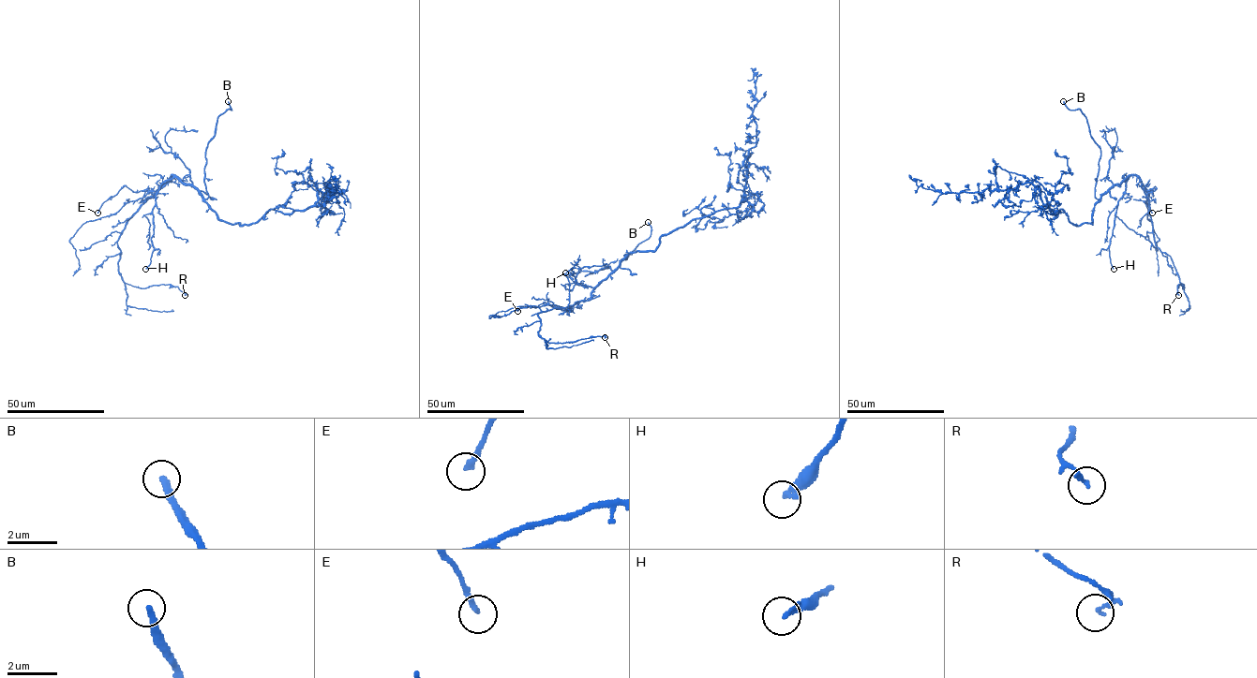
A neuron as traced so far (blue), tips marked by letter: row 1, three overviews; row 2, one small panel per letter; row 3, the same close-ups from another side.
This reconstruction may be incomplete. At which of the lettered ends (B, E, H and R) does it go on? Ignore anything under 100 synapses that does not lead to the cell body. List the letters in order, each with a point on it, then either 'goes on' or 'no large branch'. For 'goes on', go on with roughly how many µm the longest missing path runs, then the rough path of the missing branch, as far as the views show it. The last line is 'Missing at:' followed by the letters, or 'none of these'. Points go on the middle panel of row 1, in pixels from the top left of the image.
B: at (648, 222); goes on; about 9 µm are missing
E: at (517, 311); no large branch
H: at (565, 272); no large branch
R: at (605, 337); no large branch
Missing at: B

